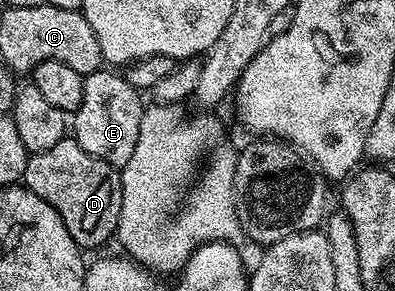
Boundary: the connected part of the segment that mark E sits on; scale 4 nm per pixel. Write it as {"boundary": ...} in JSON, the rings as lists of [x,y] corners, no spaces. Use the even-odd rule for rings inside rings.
{"boundary":[[[103,68],[85,75],[84,96],[72,114],[72,137],[92,156],[110,166],[121,168],[136,152],[136,136],[140,136],[140,120],[144,113],[143,95],[121,73]]]}

